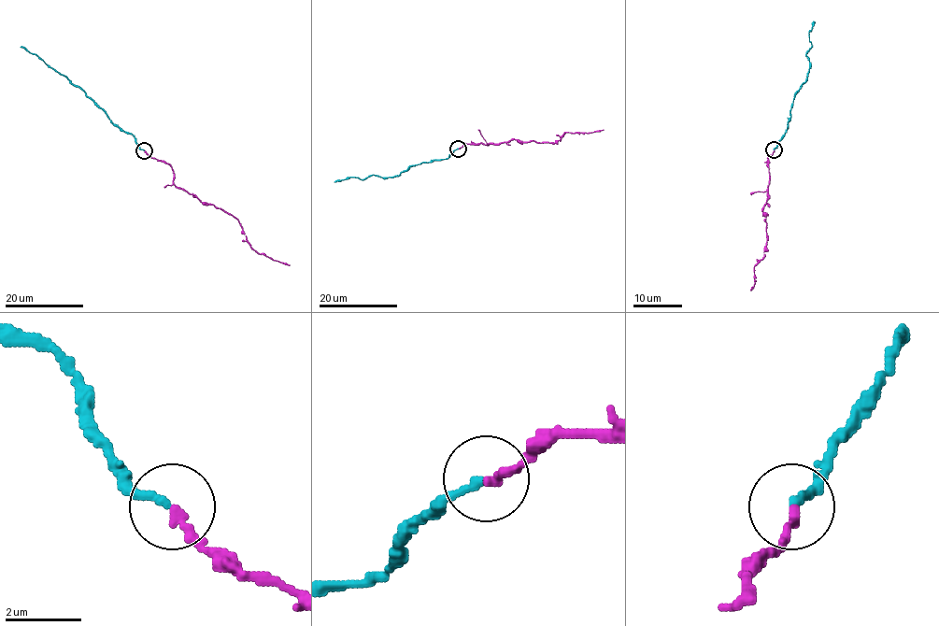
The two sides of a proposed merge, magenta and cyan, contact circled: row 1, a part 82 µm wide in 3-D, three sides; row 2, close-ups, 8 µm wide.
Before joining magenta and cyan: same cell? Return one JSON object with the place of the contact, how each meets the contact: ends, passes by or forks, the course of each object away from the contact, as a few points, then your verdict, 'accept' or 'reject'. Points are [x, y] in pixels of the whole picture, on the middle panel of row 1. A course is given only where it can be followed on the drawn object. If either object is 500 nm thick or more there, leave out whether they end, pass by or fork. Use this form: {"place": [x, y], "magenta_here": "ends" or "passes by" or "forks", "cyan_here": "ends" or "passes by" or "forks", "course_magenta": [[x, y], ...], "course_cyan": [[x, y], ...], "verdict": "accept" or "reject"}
{"place": [458, 149], "magenta_here": "ends", "cyan_here": "ends", "course_magenta": [[458, 149], [466, 144], [486, 145], [516, 139], [556, 143], [564, 133], [603, 130]], "course_cyan": [[458, 149], [445, 159], [411, 165], [393, 177], [369, 175], [363, 179], [350, 177], [334, 182]], "verdict": "accept"}

